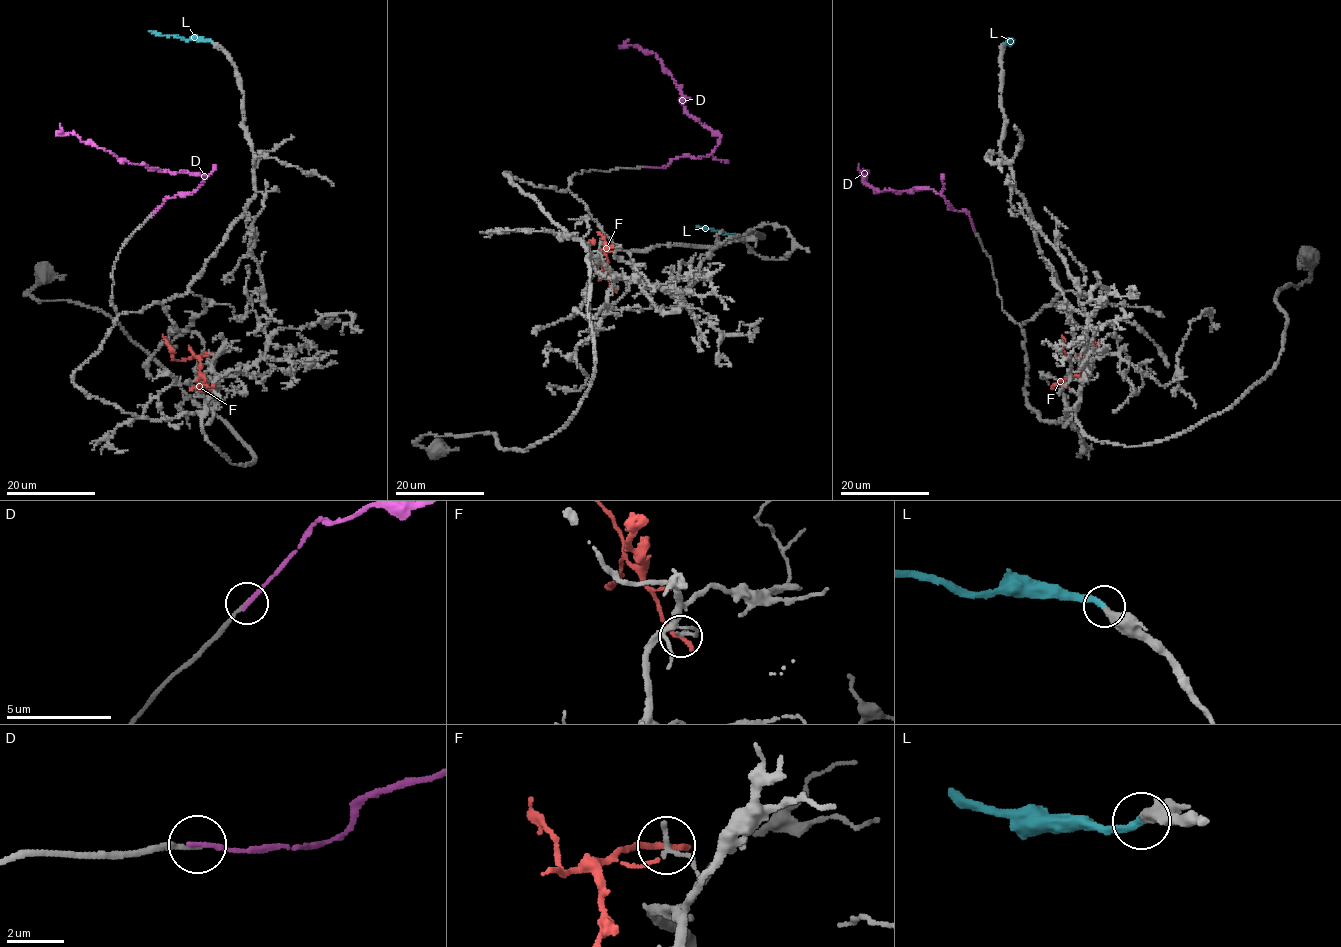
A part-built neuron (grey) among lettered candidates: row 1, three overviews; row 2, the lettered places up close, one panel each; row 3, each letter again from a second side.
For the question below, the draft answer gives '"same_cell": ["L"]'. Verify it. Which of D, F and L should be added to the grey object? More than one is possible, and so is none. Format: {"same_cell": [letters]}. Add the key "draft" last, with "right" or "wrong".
{"same_cell": ["D", "L"], "draft": "wrong"}

